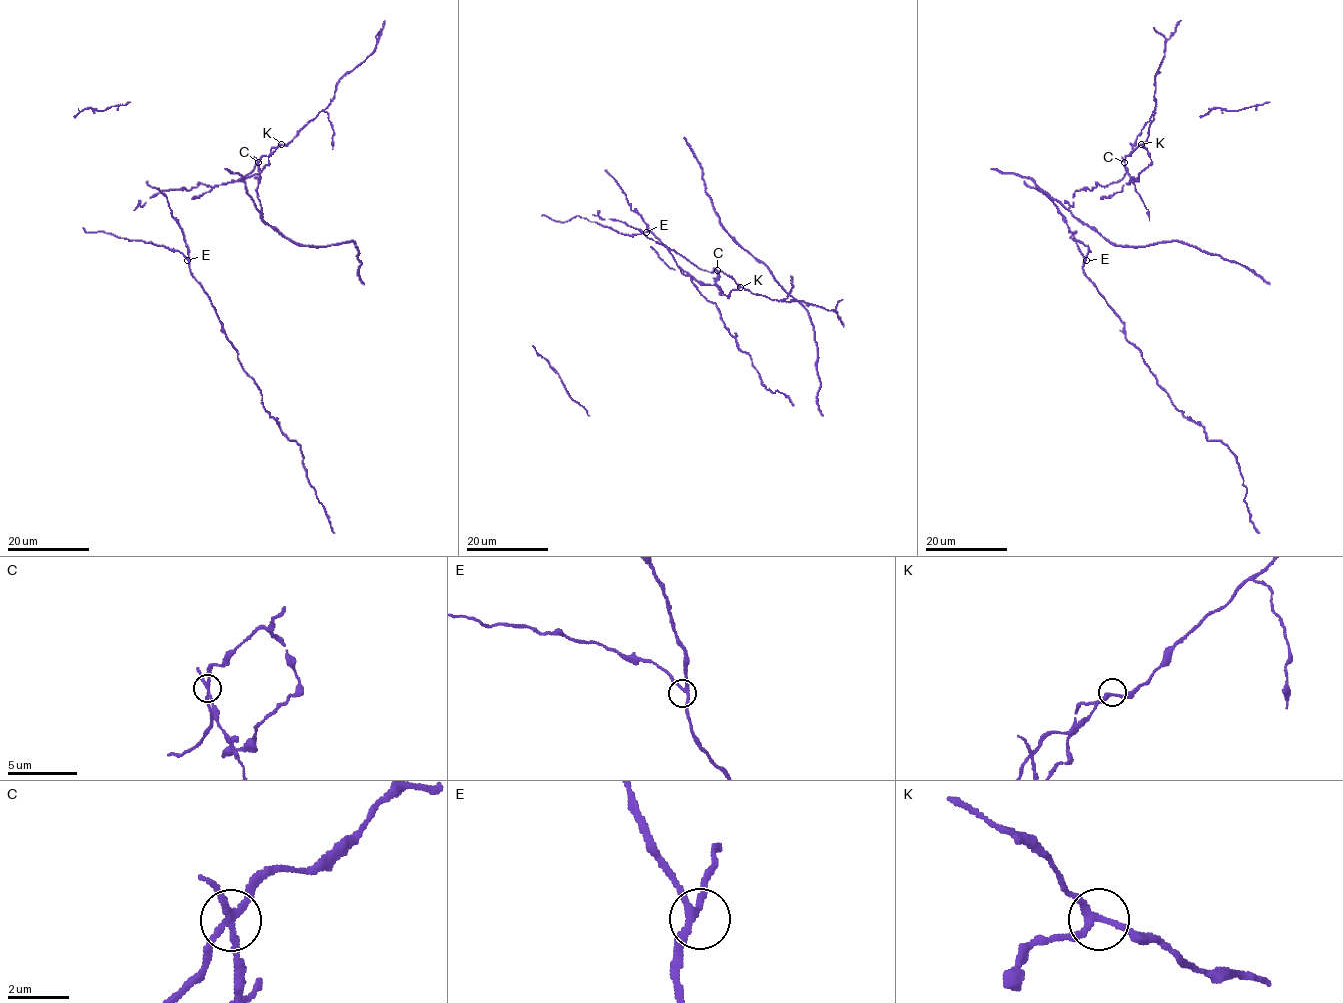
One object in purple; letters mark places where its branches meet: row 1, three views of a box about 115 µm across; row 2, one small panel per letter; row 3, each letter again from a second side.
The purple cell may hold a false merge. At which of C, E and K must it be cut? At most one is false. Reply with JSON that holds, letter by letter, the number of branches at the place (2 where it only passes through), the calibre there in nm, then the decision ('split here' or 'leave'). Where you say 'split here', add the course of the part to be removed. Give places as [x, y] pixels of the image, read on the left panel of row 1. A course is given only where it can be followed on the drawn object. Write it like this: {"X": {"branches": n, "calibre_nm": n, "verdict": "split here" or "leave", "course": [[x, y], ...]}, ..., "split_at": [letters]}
{"C": {"branches": 4, "calibre_nm": 200, "verdict": "split here", "course": [[258, 162], [257, 192], [261, 220]]}, "E": {"branches": 3, "calibre_nm": 220, "verdict": "leave"}, "K": {"branches": 3, "calibre_nm": 200, "verdict": "leave"}, "split_at": ["C"]}

